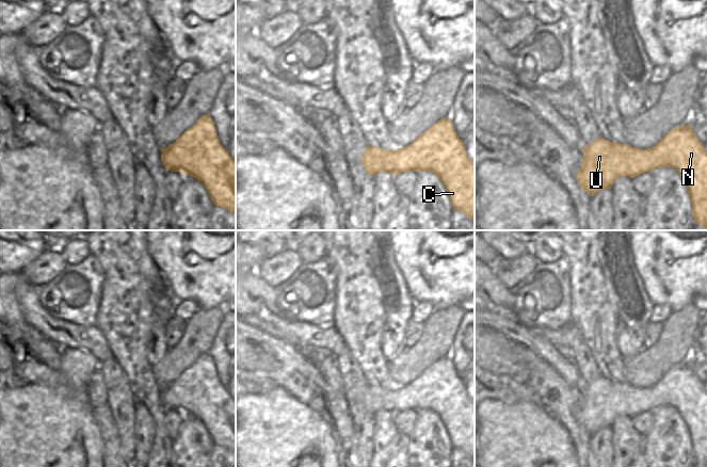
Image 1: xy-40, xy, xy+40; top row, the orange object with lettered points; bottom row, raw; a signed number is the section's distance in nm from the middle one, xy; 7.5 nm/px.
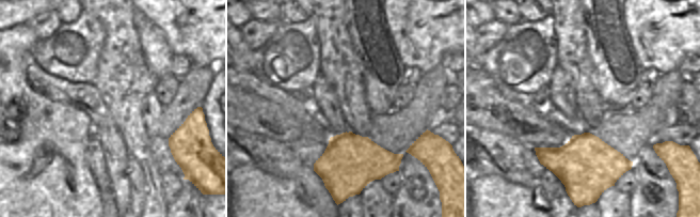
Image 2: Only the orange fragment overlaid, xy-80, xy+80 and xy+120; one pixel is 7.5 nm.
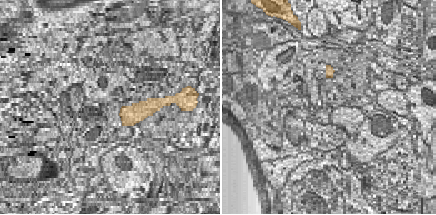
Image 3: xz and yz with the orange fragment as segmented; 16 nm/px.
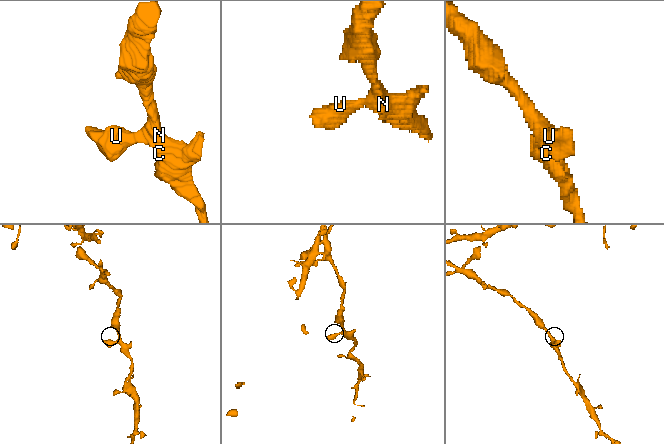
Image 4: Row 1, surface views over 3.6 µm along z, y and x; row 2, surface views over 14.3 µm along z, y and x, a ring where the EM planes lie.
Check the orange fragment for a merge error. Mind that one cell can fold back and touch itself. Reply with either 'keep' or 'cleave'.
keep

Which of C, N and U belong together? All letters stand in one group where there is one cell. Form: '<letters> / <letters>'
C N U

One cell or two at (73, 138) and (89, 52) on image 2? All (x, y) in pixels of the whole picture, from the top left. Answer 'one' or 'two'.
two

